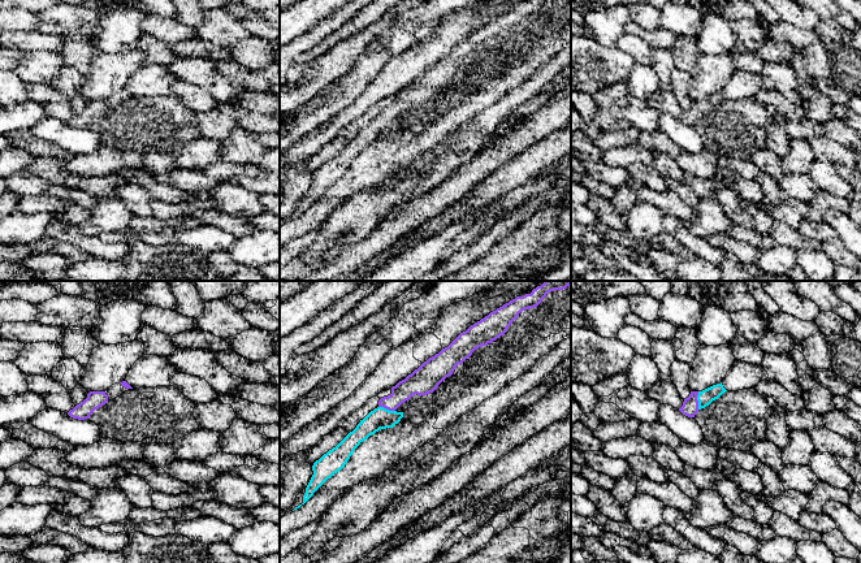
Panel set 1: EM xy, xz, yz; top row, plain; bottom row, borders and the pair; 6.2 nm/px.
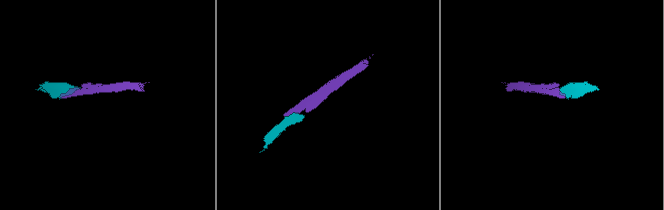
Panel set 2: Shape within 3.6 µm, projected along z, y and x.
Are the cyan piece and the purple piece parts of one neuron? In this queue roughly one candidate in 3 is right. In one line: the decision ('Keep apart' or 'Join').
Join

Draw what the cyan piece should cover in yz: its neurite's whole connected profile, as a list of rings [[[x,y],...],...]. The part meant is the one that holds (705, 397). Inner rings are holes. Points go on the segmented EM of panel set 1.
[[[722,382],[713,385],[702,391],[691,391],[689,397],[684,399],[679,411],[688,417],[695,417],[695,415],[701,408],[709,406],[726,391],[727,390],[723,387]]]

